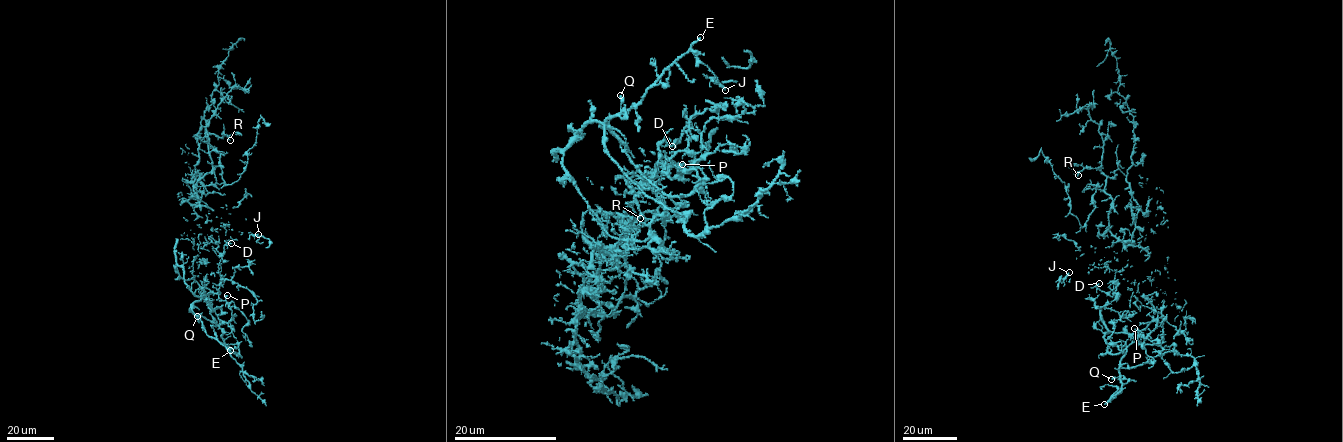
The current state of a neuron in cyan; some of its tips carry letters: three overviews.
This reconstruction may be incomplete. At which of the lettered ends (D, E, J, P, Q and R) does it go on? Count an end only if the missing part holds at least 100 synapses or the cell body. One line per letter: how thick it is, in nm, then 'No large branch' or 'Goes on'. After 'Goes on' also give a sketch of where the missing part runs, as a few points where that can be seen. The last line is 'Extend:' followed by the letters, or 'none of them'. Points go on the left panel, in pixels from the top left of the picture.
D: Thickness 260 nm. No large branch
E: Thickness 260 nm. Goes on. Course of what is missing: (230, 350), (236, 352), (239, 361), (253, 374), (253, 382), (208, 379), (201, 376)
J: Thickness 300 nm. No large branch
P: Thickness 190 nm. No large branch
Q: Thickness 280 nm. No large branch
R: Thickness 200 nm. No large branch
Extend: E

